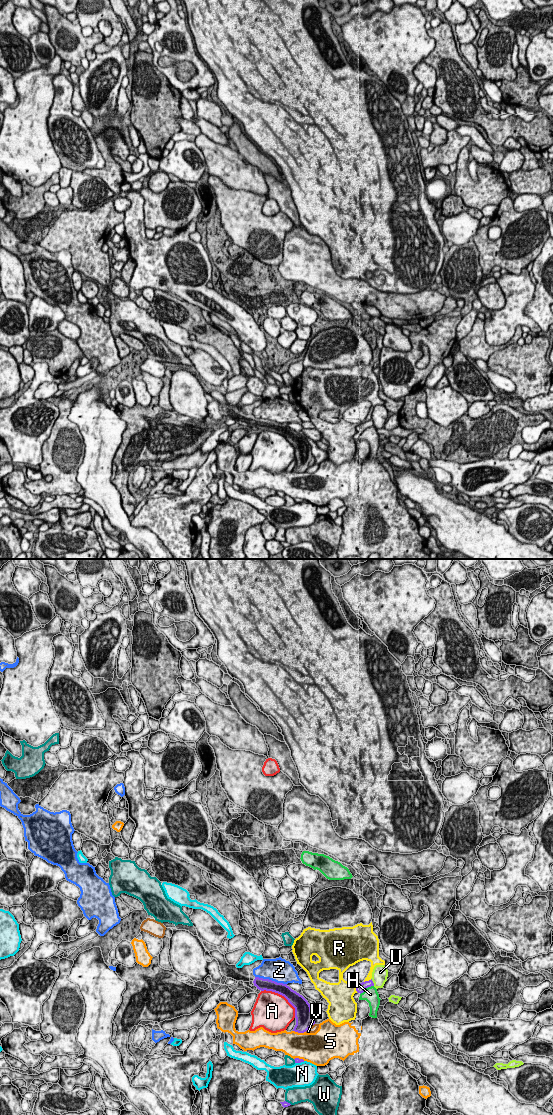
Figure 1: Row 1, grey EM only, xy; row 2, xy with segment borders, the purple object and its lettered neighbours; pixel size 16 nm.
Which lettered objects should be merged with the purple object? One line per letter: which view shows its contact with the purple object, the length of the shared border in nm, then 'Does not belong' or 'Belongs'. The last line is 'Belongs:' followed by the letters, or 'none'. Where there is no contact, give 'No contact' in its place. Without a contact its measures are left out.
A: Touches purple in xy. Shared border 700 nm. Does not belong
H: Touches purple in xy. Shared border 260 nm. Does not belong
N: Touches purple in xy. Shared border 160 nm. Does not belong
R: Touches purple in xy. Shared border 130 nm. Does not belong
S: Touches purple in xy. Shared border 220 nm. Does not belong
U: Touches purple in xy. Shared border 140 nm. Does not belong
V: Touches purple in xy. Shared border 200 nm. Does not belong
W: Touches purple in xy. Shared border 130 nm. Does not belong
Z: Touches purple in xy. Shared border 550 nm. Does not belong
Belongs: none

